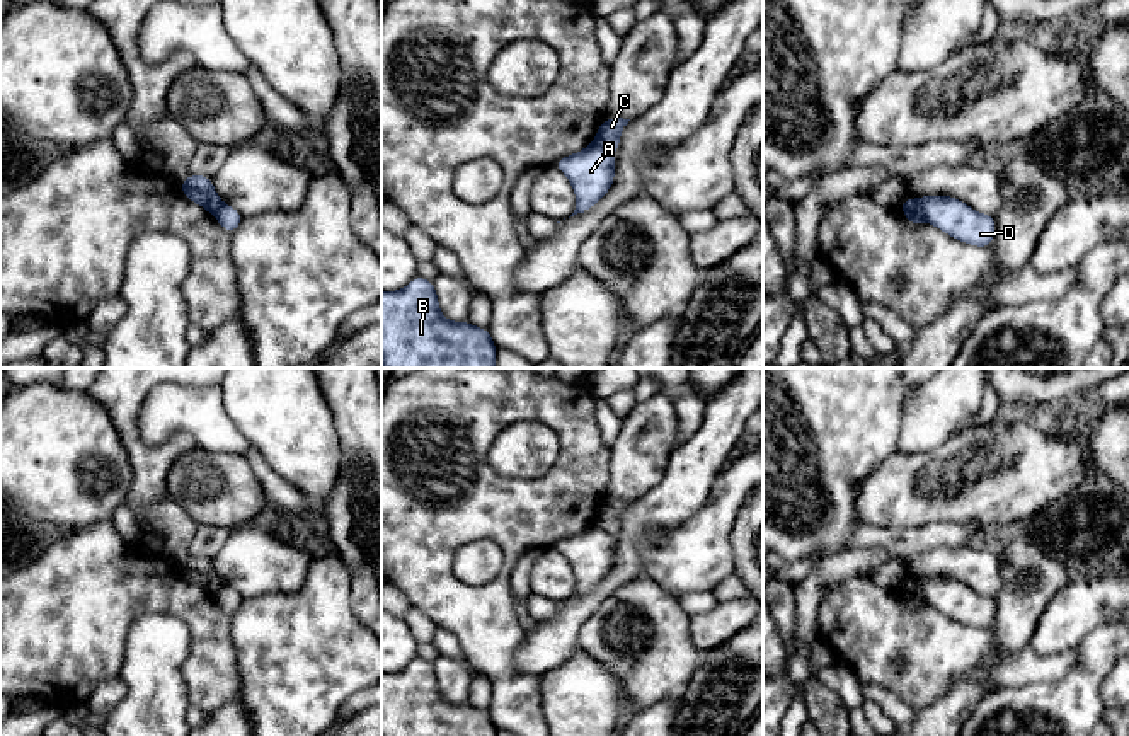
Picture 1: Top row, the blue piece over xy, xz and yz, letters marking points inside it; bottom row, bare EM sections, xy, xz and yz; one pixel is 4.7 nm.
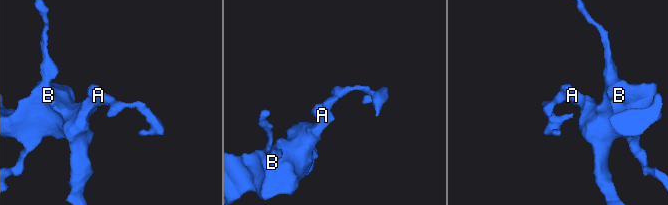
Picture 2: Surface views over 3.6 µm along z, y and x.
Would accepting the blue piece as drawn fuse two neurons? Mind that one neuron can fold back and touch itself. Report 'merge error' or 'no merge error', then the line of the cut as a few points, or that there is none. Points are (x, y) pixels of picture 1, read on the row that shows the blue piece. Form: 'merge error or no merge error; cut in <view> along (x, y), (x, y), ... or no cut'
merge error; cut in yz along (913, 200), (927, 220)

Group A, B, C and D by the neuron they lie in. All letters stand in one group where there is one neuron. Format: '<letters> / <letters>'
A B D / C

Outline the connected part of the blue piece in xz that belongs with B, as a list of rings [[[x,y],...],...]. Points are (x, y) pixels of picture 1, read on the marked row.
[[[417,276],[398,291],[381,291],[383,368],[496,368],[489,329],[441,315],[434,283]]]

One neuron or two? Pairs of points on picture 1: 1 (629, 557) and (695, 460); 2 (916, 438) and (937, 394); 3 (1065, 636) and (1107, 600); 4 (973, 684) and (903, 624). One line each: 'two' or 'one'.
1: one
2: one
3: one
4: two

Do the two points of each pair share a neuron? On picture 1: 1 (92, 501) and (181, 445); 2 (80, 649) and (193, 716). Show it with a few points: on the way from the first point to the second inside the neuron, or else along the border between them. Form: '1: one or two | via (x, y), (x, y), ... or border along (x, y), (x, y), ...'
1: two | border along (121, 436), (131, 471), (131, 486), (125, 503)
2: two | border along (189, 704), (208, 714)

